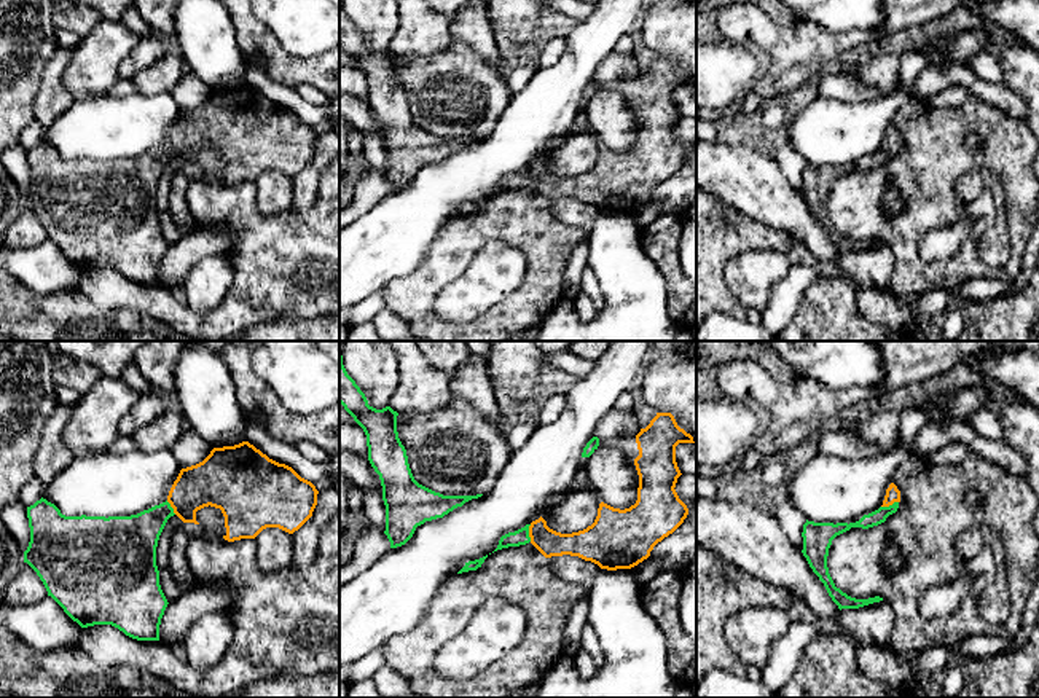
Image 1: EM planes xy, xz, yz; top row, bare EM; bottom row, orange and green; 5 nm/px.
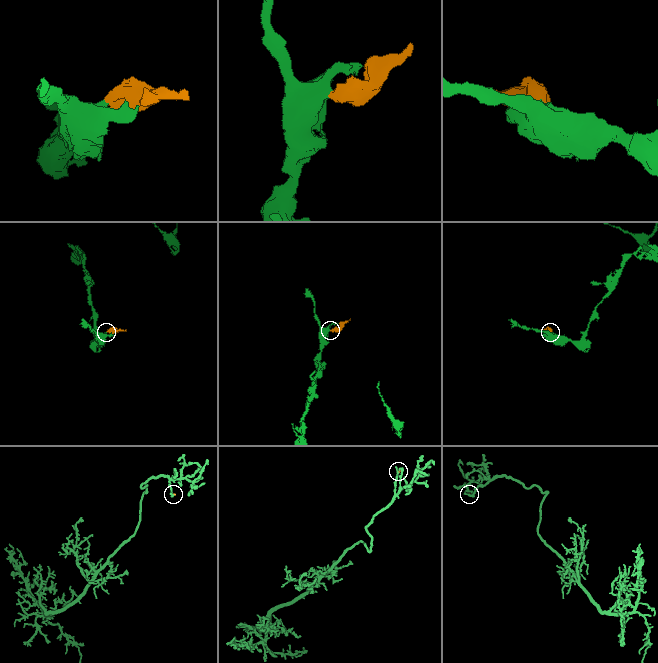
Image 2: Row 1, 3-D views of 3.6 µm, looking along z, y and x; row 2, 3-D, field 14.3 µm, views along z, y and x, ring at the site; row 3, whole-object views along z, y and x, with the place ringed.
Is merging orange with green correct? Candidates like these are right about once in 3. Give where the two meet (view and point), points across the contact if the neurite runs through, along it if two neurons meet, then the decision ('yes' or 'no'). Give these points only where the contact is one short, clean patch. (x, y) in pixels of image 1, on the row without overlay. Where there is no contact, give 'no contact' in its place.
contact xz (529, 176); way xz (548, 185), (537, 176), (529, 176), (521, 179); yes

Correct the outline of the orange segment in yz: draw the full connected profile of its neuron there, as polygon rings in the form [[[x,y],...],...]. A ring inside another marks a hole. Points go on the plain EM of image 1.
[[[894,126],[889,127],[886,132],[886,139],[883,143],[883,148],[868,156],[864,158],[859,164],[856,166],[814,166],[808,164],[803,167],[803,199],[806,201],[810,210],[813,215],[819,220],[819,223],[824,226],[829,239],[832,244],[838,249],[838,252],[859,252],[873,245],[883,244],[883,241],[875,239],[868,242],[856,242],[843,236],[840,231],[835,229],[829,210],[827,210],[827,199],[829,199],[829,191],[832,188],[832,183],[849,174],[851,171],[862,171],[868,172],[873,169],[878,169],[886,164],[886,161],[892,156],[897,155],[900,145],[900,134]]]

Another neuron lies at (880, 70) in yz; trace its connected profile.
[[[892,53],[865,54],[854,67],[854,73],[862,83],[886,92],[891,92],[899,86],[899,72],[899,54]]]

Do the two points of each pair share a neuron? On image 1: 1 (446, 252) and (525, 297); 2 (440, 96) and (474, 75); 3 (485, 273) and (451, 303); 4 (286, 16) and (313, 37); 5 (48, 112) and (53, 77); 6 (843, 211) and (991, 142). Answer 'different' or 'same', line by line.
1: same
2: same
3: same
4: same
5: same
6: same

